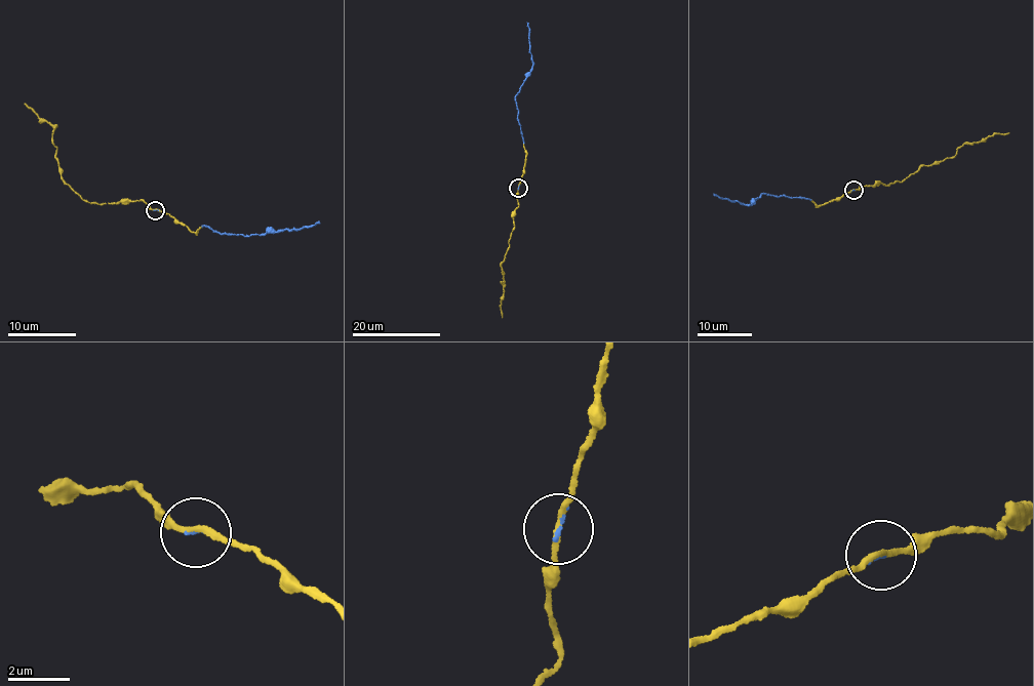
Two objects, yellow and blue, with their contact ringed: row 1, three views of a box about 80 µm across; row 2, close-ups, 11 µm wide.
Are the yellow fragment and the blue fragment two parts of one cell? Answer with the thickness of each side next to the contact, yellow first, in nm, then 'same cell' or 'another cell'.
170 nm thick on the yellow side, 80 nm on the other; same cell

